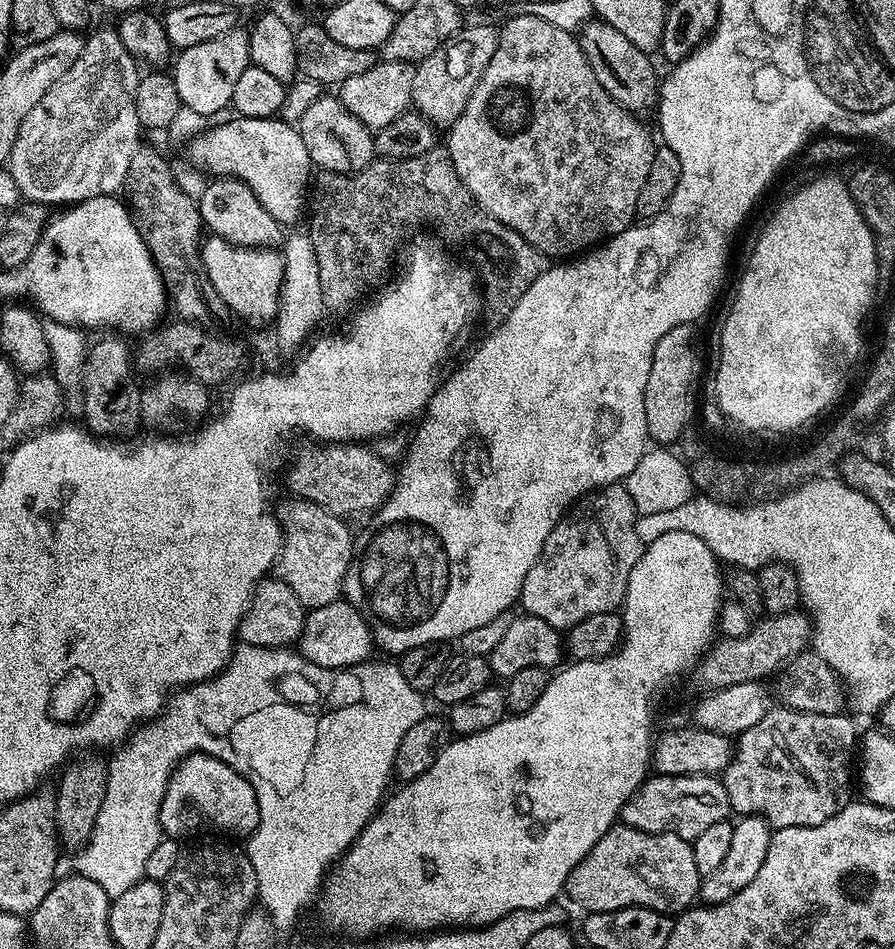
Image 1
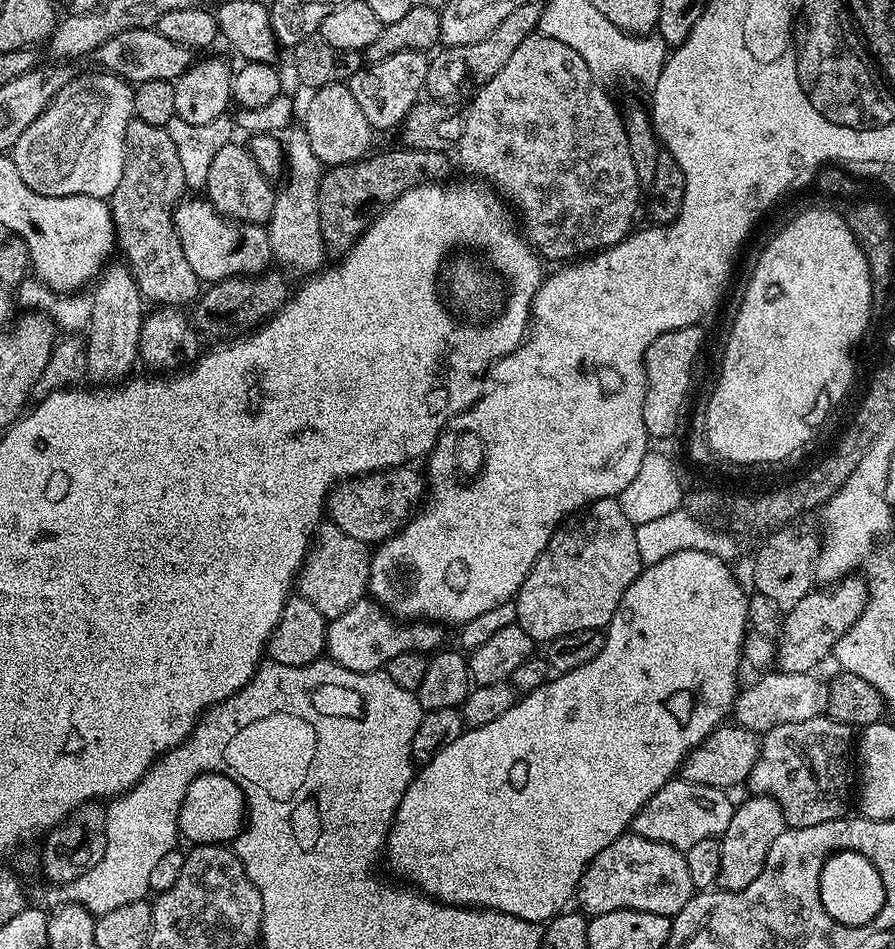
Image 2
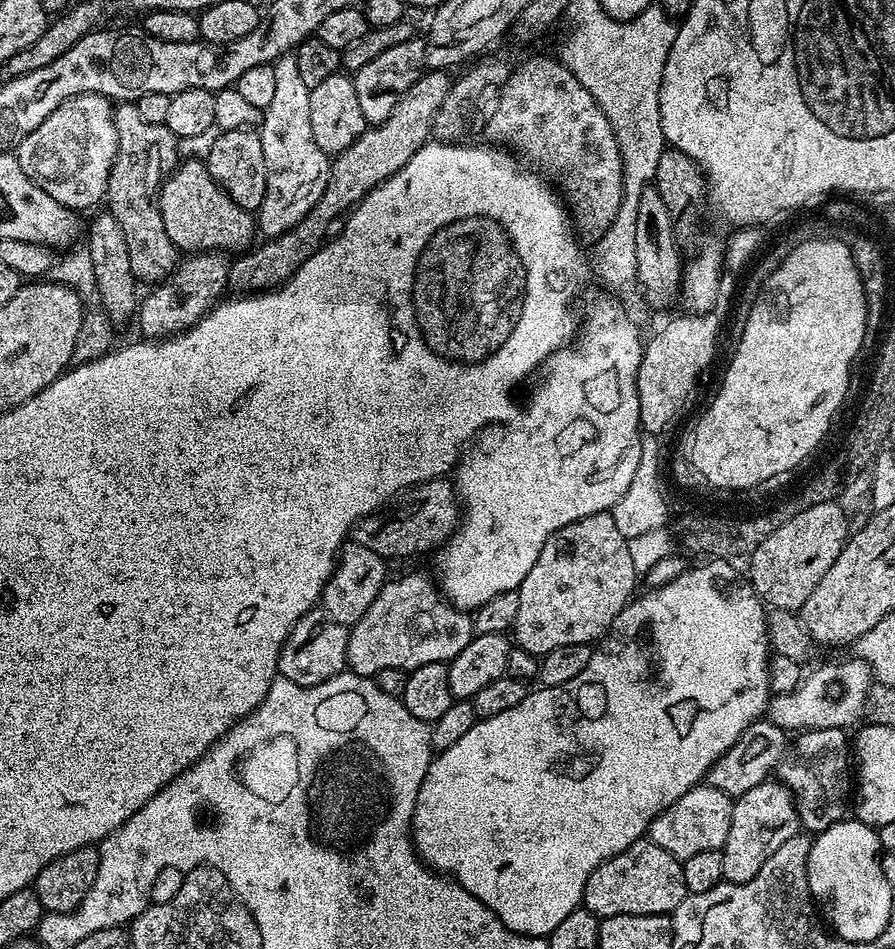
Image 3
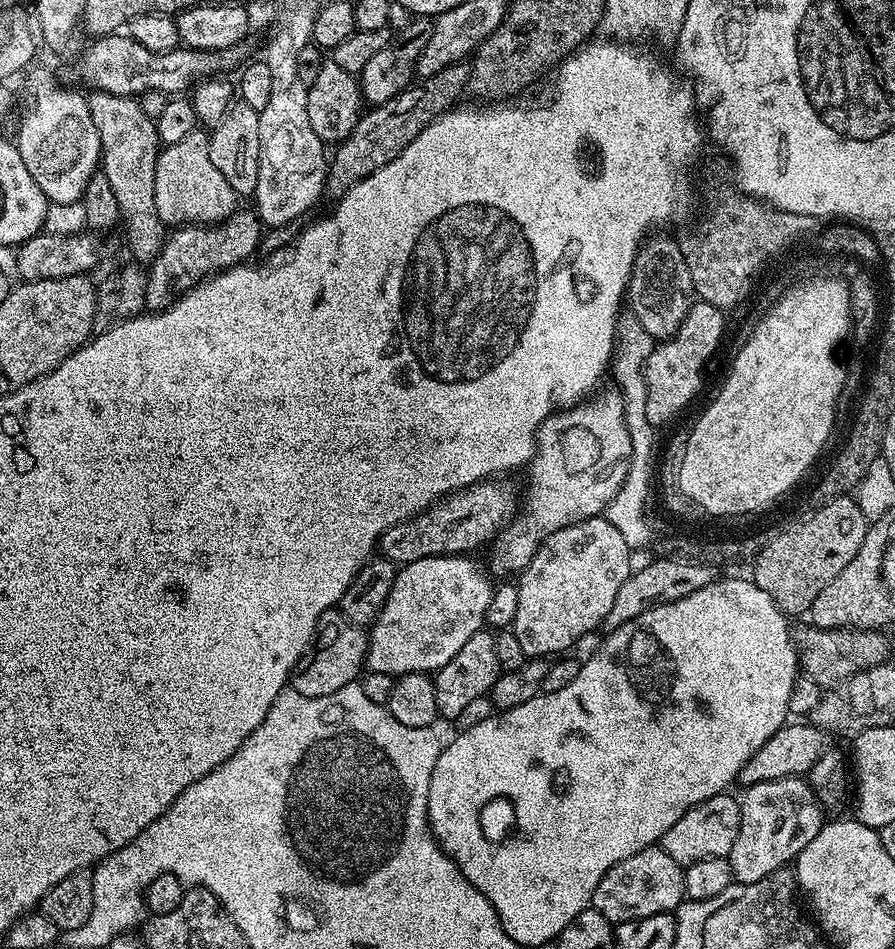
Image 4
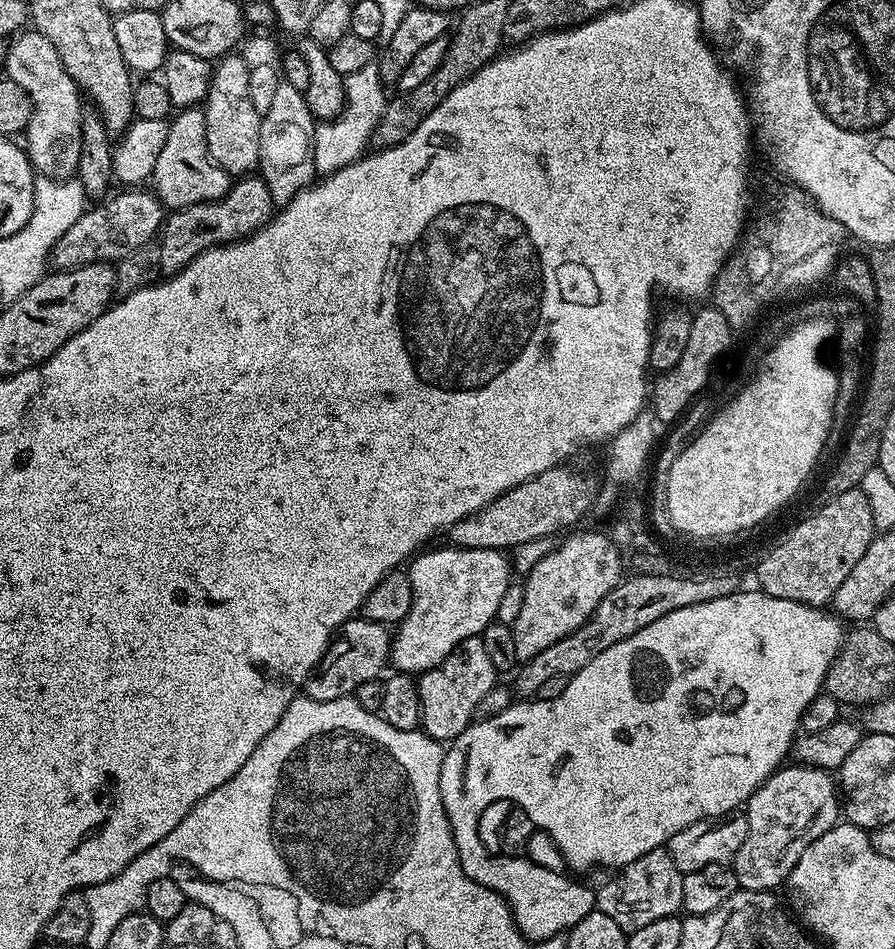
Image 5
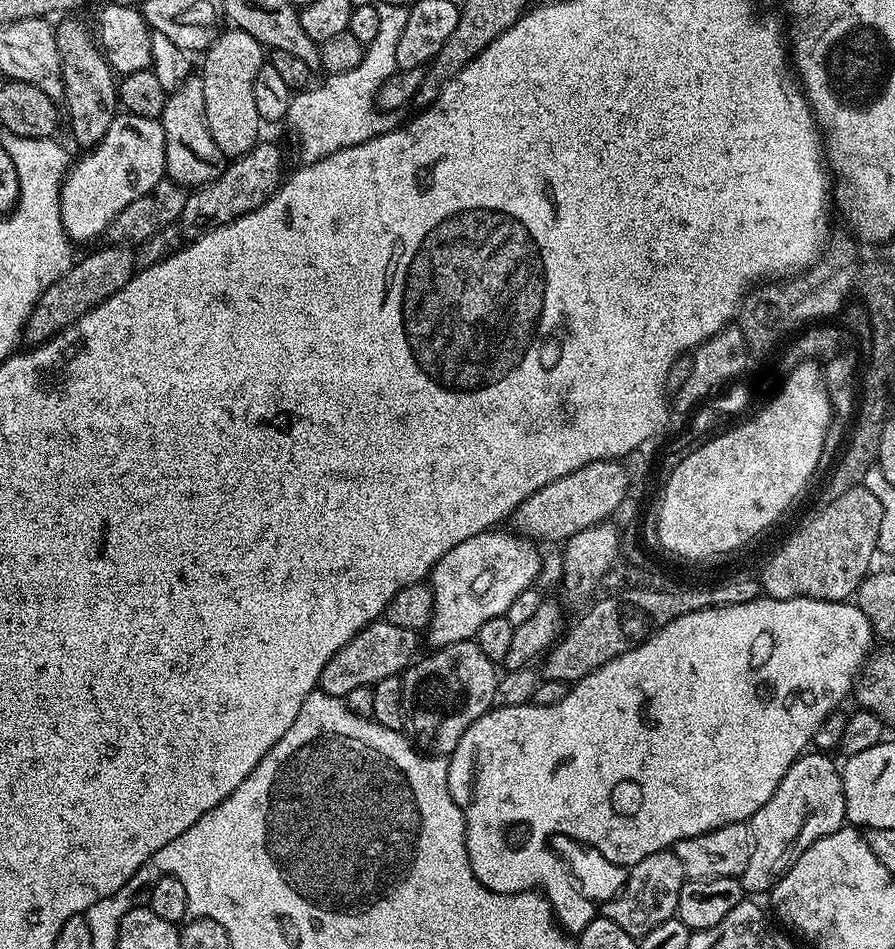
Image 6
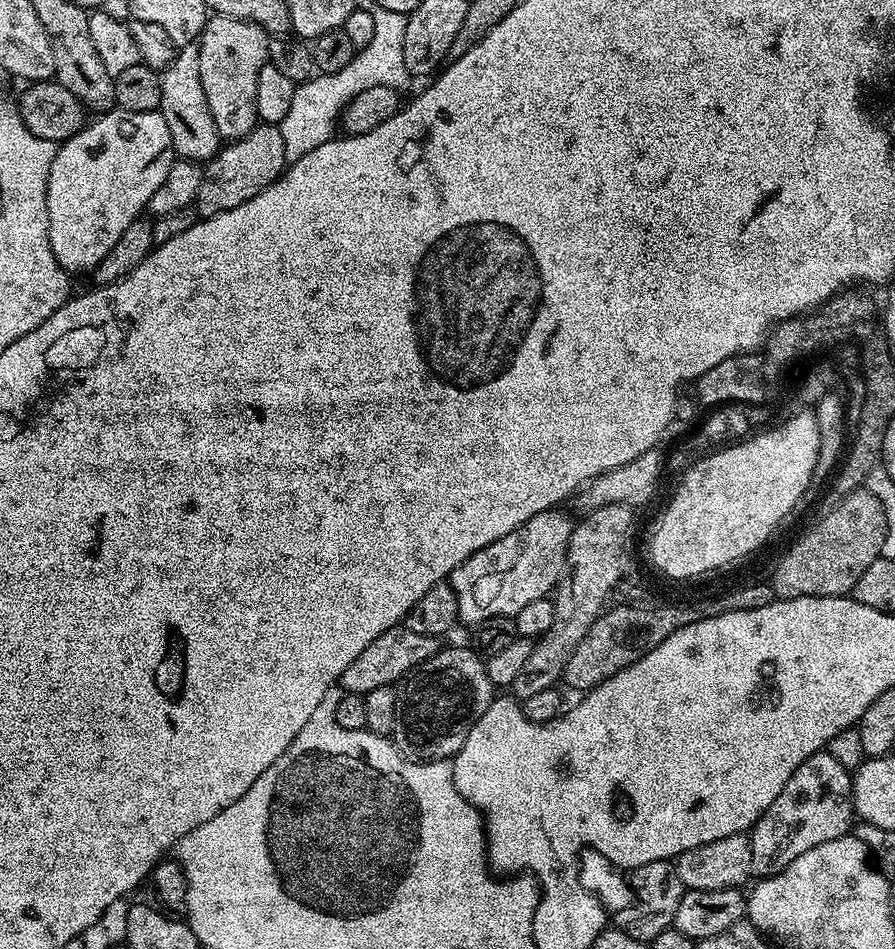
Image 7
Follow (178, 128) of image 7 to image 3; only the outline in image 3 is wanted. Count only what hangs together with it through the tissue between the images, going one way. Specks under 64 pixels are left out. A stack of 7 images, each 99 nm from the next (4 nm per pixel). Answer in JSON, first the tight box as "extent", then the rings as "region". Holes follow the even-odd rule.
{"extent":[159,160,258,254],"region":[[[196,160],[177,163],[176,171],[161,183],[159,205],[166,233],[174,246],[184,254],[213,250],[240,254],[258,236],[257,217],[226,195],[222,186],[218,186],[218,182],[214,182],[208,173],[207,163],[201,161],[200,164]]]}

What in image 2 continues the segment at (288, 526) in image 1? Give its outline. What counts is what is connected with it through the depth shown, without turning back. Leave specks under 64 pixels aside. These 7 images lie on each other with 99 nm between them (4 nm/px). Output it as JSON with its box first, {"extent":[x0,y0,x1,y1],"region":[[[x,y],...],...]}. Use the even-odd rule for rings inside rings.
{"extent":[299,523,371,620],"region":[[[321,523],[300,567],[299,595],[304,596],[306,602],[310,602],[310,606],[314,606],[314,610],[318,610],[325,620],[338,618],[346,614],[354,602],[365,599],[371,561],[369,549],[359,540],[350,538],[350,534],[346,534],[336,524]]]}

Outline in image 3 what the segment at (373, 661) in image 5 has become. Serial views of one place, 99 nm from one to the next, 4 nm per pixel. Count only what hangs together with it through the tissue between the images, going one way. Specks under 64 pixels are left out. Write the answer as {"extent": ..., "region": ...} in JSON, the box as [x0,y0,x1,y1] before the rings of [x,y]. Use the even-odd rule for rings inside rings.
{"extent":[277,607,349,686],"region":[[[323,607],[310,609],[290,630],[288,640],[280,651],[277,673],[298,686],[318,686],[334,678],[345,671],[348,662],[348,634],[349,629],[334,622],[334,618],[330,618]]]}

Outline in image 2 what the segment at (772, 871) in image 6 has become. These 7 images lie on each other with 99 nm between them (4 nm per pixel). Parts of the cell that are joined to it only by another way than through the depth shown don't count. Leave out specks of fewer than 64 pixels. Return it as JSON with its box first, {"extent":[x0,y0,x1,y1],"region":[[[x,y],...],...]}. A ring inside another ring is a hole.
{"extent":[718,794,786,892],"region":[[[755,794],[747,798],[749,800],[744,800],[741,804],[739,801],[733,807],[730,826],[726,826],[723,836],[719,837],[722,867],[718,870],[718,885],[725,892],[742,890],[750,886],[754,878],[758,878],[766,862],[766,854],[770,854],[770,846],[774,846],[778,834],[782,834],[786,827],[778,802],[774,802],[768,796]]]}

